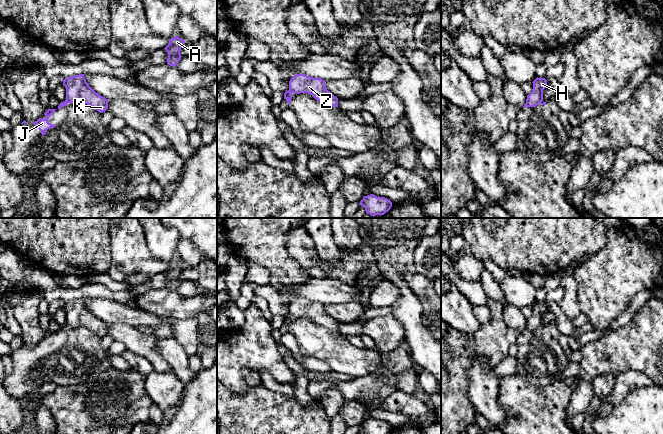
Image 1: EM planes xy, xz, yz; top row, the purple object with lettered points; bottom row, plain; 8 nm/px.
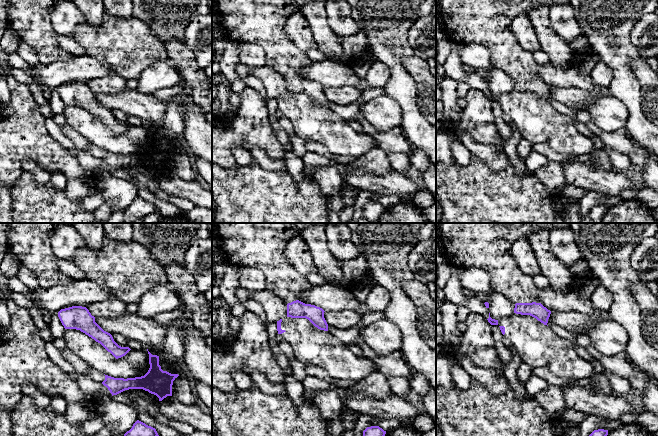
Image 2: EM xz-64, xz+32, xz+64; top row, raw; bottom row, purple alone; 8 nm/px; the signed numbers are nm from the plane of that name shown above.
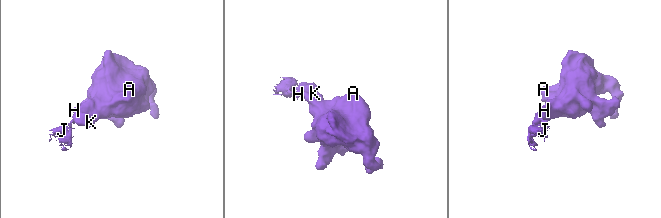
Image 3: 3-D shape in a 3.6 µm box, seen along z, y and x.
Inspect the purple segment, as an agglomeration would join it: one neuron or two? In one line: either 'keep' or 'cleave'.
cleave

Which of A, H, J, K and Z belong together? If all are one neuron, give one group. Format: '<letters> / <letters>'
A H K Z / J

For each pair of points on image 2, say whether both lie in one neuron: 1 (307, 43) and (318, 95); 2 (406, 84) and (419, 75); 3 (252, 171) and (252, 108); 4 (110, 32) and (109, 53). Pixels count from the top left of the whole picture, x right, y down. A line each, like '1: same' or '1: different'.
1: different
2: different
3: different
4: same

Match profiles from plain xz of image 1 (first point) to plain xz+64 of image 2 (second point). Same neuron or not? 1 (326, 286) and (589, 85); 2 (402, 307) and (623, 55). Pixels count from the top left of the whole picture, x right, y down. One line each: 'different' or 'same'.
1: same
2: same

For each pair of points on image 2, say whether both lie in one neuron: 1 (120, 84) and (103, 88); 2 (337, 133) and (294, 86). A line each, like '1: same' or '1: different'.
1: same
2: different

